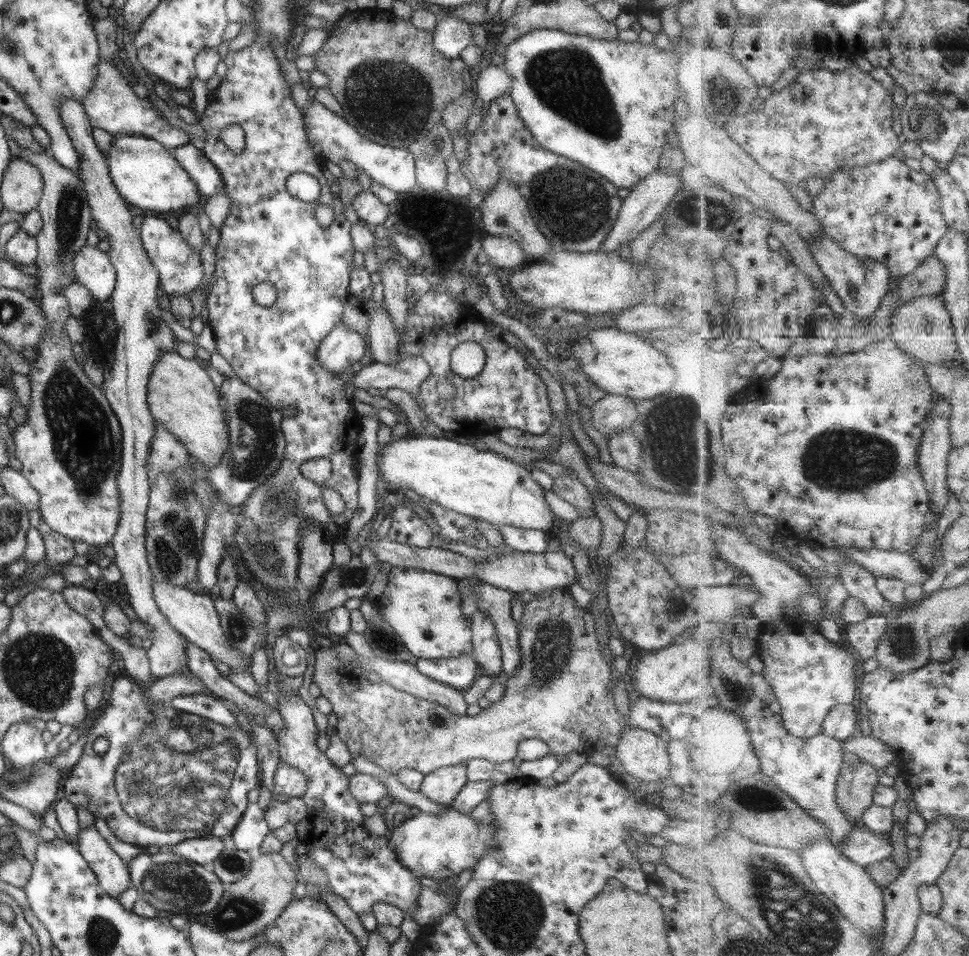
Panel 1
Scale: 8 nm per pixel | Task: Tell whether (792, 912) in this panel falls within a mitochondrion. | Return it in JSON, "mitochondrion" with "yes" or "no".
{"mitochondrion":"yes"}

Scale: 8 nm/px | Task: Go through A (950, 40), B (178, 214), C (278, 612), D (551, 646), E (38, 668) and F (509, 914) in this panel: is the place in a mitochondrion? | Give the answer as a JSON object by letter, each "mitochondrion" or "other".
{"A":"mitochondrion","B":"other","C":"mitochondrion","D":"mitochondrion","E":"mitochondrion","F":"mitochondrion"}

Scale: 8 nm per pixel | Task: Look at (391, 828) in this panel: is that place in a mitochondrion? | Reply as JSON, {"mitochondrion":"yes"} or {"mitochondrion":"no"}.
{"mitochondrion":"no"}

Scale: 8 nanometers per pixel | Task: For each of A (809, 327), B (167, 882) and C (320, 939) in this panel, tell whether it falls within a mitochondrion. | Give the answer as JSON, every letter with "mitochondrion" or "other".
{"A":"other","B":"mitochondrion","C":"mitochondrion"}

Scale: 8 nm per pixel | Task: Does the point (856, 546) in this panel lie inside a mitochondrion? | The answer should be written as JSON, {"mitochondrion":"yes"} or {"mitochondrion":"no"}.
{"mitochondrion":"no"}

